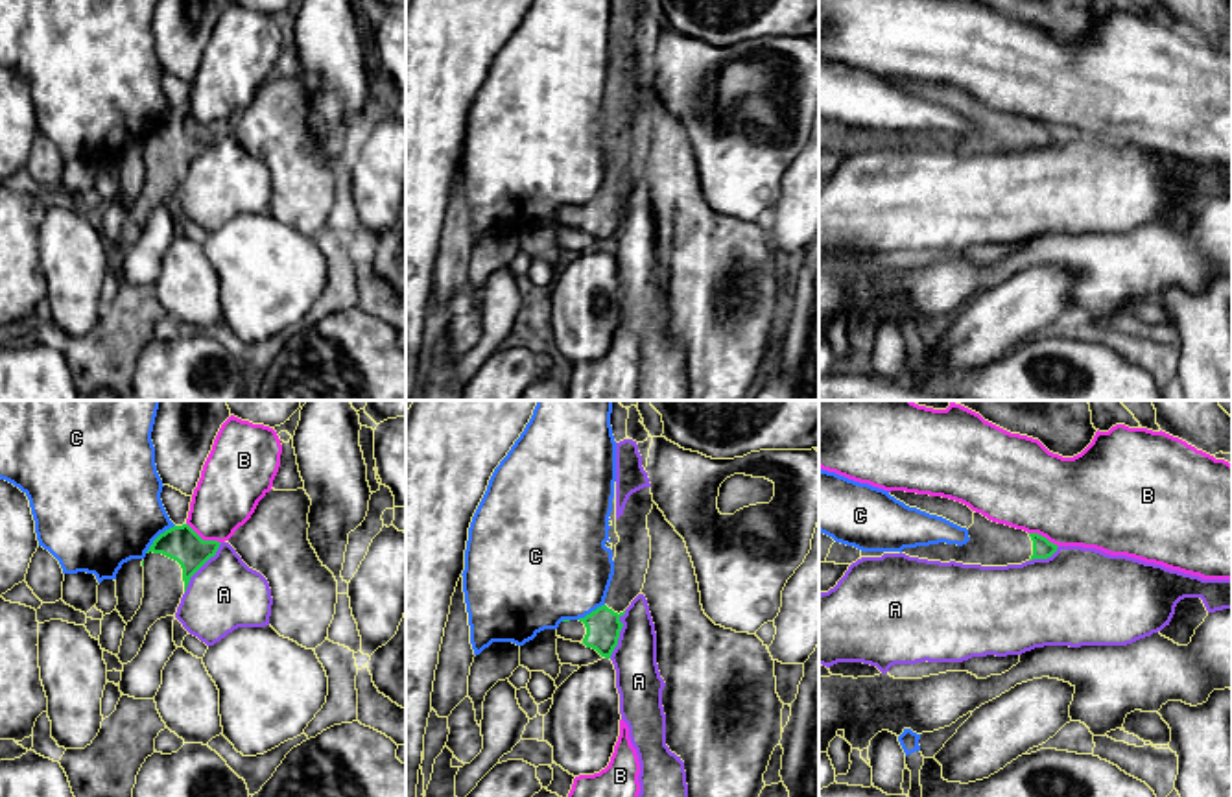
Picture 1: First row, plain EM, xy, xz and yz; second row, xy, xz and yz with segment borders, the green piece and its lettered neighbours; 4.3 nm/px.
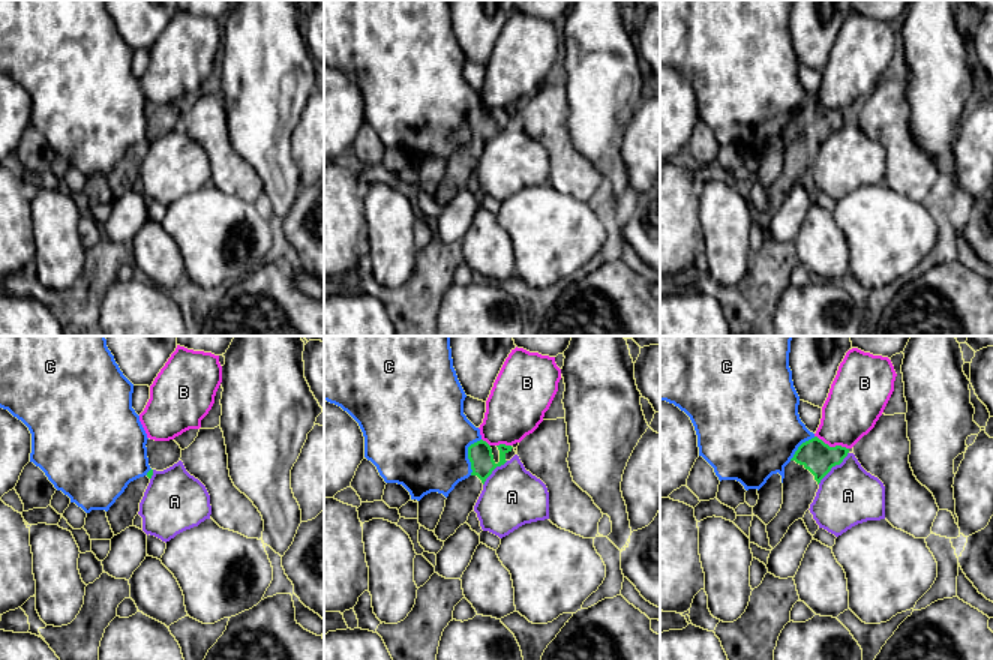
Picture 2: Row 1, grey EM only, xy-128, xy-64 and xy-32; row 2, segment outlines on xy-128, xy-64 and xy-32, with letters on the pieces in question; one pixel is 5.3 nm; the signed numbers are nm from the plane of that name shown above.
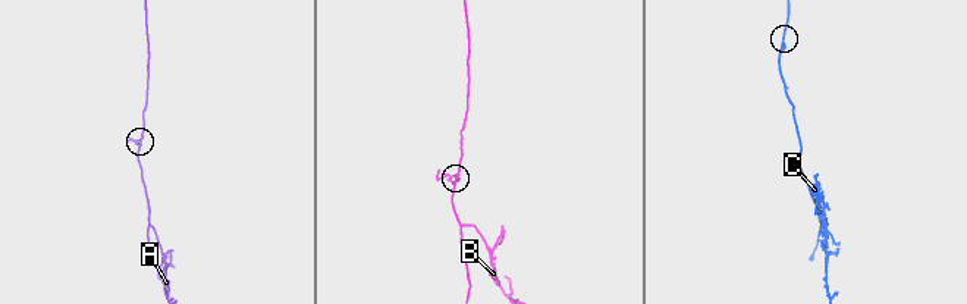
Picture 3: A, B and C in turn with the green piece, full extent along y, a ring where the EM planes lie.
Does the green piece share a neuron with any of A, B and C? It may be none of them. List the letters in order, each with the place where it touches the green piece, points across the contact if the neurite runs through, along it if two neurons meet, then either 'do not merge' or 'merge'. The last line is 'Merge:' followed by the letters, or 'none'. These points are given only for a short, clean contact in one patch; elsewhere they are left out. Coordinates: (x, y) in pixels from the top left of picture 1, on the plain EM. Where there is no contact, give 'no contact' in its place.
A: meets green in xy at (200, 154); border along xy (222, 130), (190, 165), (185, 179); do not merge
B: meets green in xy at (201, 126); border along xy (187, 109), (203, 126), (216, 126), (220, 130); do not merge
C: meets green in xy at (157, 124); border along xy (174, 111), (144, 139); do not merge
Merge: none

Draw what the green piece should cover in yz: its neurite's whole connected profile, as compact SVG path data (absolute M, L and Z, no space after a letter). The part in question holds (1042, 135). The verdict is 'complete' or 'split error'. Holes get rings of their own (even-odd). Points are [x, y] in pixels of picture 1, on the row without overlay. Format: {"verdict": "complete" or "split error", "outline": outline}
{"verdict": "split error", "outline": "M891 77L889 81L909 94L942 103L968 116L970 127L963 133L939 129L904 135L902 140L909 144L941 149L955 148L963 151L1007 153L1033 146L1048 146L1059 135L1038 120L1027 120L1024 116L992 109L981 100L972 98L968 92L950 85L906 77Z"}

